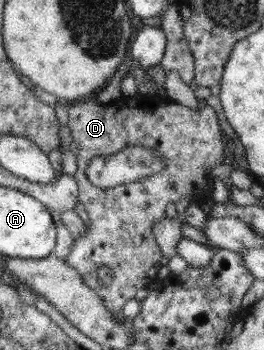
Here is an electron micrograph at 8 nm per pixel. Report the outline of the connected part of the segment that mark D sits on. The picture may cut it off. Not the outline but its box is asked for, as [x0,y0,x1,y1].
[66,94,229,313]

